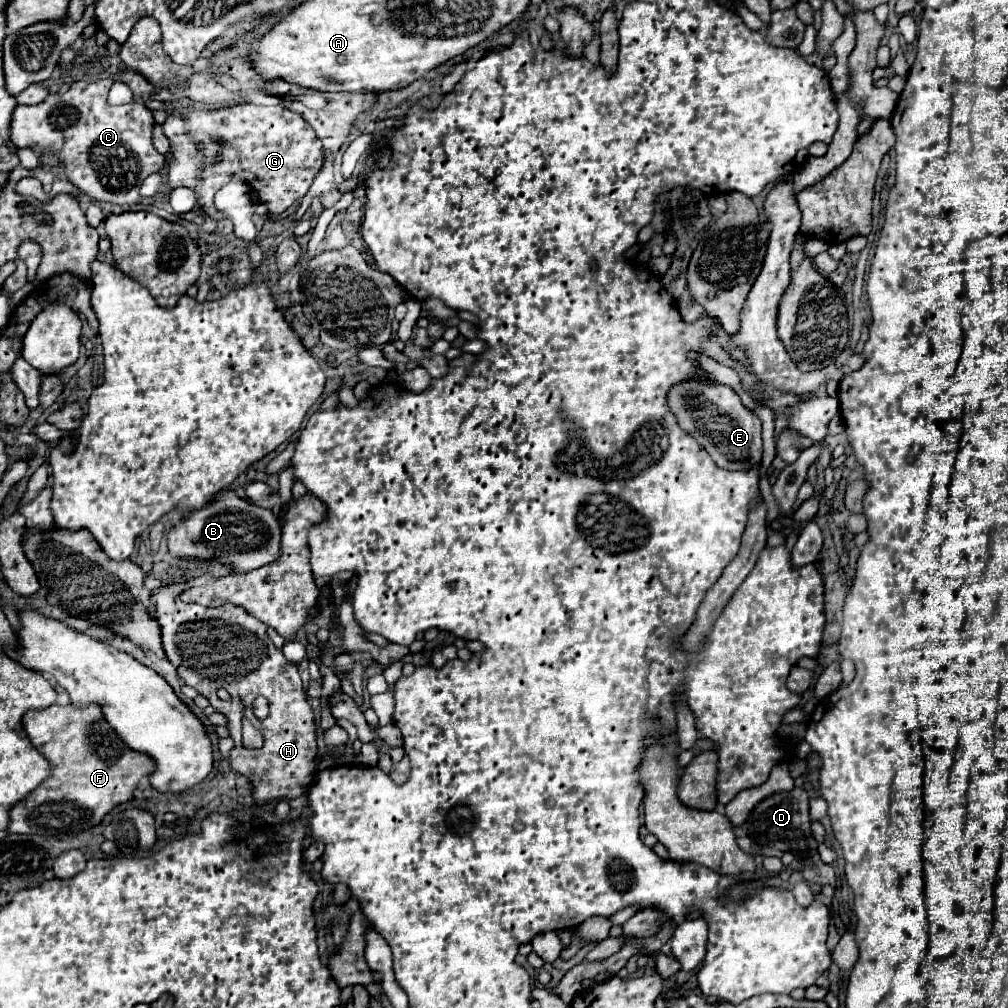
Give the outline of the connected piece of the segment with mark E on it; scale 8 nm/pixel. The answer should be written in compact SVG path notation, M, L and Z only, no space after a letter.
M695 378L673 388L669 394L669 406L677 416L679 426L709 452L717 466L725 470L749 470L761 464L761 420L741 404L741 398L733 392L733 388Z

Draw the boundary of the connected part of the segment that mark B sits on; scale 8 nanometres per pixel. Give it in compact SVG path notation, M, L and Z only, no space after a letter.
M225 490L217 498L209 500L209 504L173 524L167 534L169 554L205 560L215 558L217 562L231 566L235 572L247 572L277 562L281 556L279 542L281 526L271 510L241 500L233 490Z

